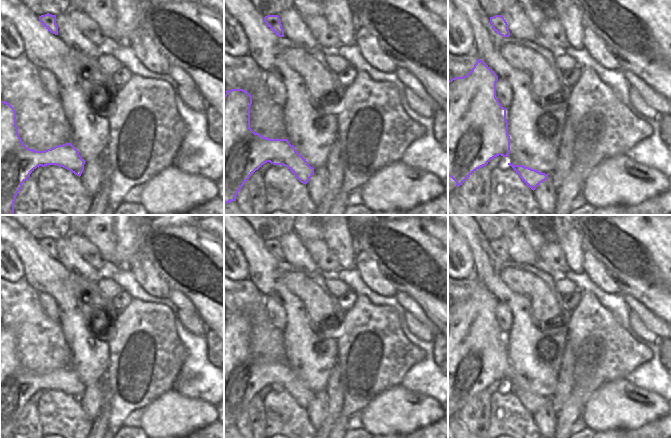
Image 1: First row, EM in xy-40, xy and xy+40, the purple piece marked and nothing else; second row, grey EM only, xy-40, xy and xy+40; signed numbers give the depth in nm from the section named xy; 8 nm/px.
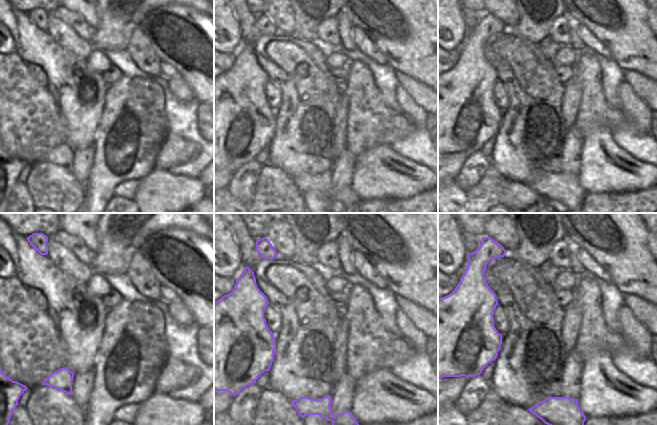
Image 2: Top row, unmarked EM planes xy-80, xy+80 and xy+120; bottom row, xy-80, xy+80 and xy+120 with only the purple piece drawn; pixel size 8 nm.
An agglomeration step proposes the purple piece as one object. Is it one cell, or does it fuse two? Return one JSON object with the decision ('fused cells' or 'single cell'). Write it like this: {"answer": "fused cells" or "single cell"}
{"answer": "single cell"}

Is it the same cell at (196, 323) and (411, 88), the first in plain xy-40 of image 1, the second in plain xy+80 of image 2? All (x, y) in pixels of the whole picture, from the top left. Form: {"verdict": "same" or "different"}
{"verdict": "different"}

